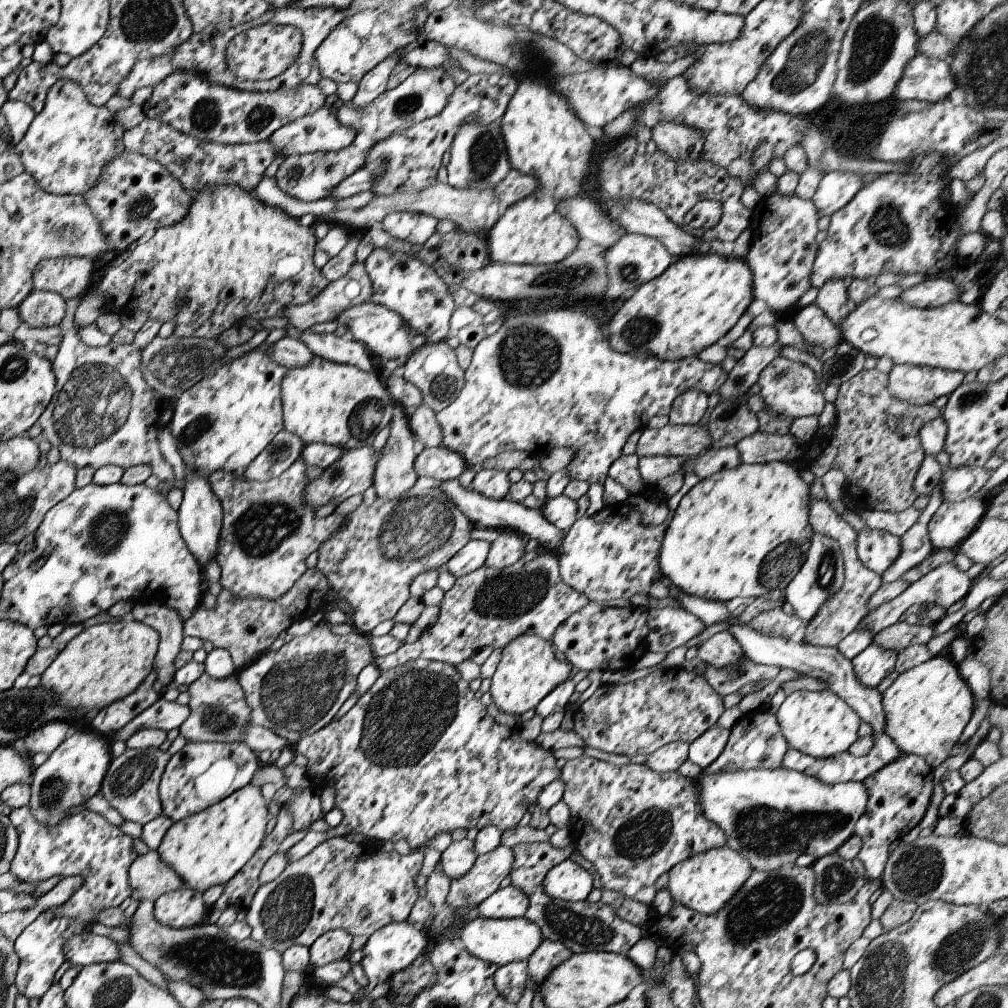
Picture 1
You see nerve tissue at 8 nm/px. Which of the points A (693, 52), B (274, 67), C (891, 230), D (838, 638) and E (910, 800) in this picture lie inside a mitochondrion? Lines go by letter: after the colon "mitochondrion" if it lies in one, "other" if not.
A: other
B: mitochondrion
C: mitochondrion
D: other
E: other

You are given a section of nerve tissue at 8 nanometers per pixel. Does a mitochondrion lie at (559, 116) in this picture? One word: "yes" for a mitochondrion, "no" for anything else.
no

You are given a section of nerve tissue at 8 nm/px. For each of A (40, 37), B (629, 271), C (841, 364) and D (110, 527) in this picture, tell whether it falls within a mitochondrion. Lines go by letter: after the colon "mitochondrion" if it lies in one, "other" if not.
A: other
B: mitochondrion
C: mitochondrion
D: mitochondrion

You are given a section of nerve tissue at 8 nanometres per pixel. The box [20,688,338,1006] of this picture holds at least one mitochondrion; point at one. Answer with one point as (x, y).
(205, 958)

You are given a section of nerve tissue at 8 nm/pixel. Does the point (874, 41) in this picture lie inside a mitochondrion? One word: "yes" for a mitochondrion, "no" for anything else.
yes

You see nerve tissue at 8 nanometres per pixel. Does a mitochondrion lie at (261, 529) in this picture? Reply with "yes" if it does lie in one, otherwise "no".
yes

